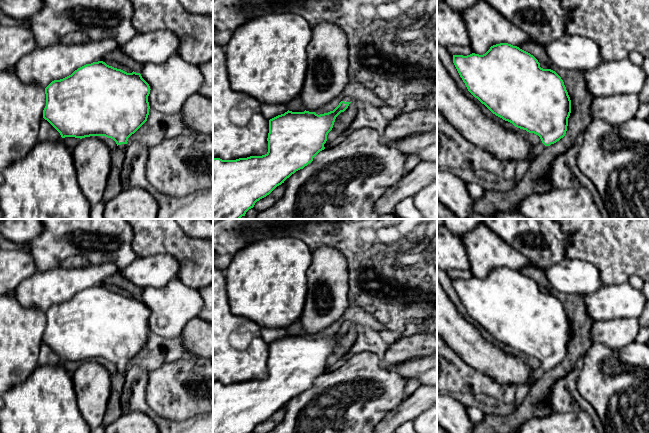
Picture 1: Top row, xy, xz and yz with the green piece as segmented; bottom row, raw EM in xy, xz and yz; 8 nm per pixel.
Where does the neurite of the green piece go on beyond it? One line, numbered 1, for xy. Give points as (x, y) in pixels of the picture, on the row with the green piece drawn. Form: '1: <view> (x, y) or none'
1: xy (123, 146)

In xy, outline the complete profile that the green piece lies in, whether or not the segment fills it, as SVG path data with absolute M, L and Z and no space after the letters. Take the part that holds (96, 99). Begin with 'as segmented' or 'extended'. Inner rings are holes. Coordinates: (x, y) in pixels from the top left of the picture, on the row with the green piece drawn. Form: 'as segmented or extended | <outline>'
extended | M103 61L93 62L63 79L52 81L45 88L43 118L62 138L105 136L113 139L117 147L124 150L127 148L128 138L147 121L150 90L140 73L127 73Z

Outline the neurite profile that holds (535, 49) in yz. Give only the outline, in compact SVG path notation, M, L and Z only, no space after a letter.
M527 41L524 44L522 44L519 48L533 55L540 64L552 63L544 47L538 43Z

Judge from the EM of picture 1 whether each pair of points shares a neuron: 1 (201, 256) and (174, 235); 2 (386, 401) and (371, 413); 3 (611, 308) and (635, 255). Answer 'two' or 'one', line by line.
1: one
2: one
3: two

